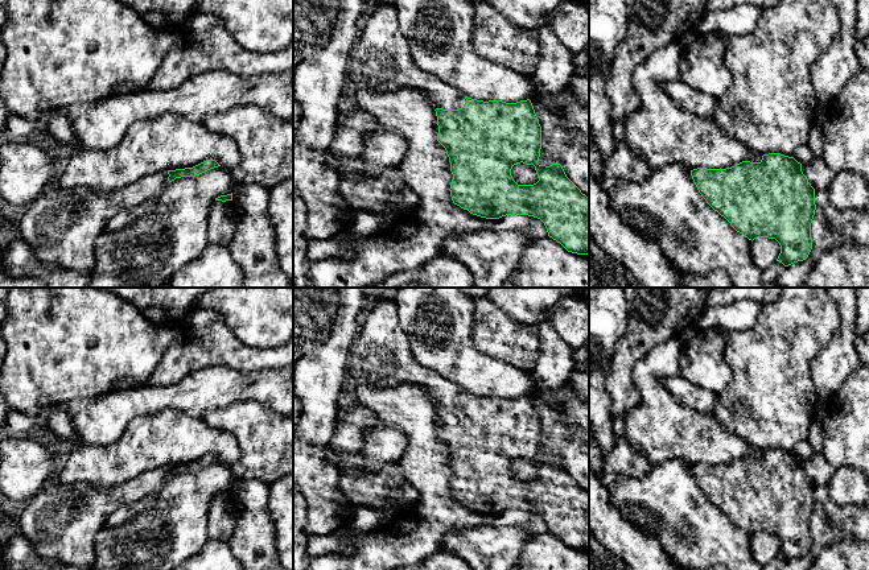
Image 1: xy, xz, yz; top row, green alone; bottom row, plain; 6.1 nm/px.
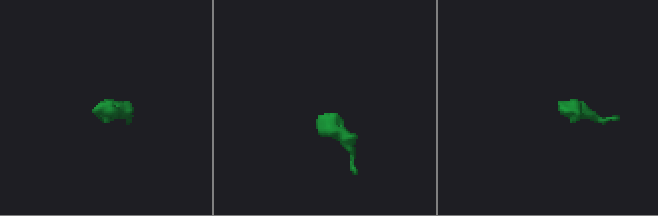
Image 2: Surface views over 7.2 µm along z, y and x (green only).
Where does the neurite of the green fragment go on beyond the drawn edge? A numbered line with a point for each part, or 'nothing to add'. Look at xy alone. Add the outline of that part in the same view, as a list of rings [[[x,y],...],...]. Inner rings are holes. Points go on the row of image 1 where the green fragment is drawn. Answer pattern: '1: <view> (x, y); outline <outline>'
1: xy (61, 226); outline [[[168,172],[145,175],[129,186],[111,193],[86,187],[62,186],[41,193],[22,215],[20,234],[37,259],[62,268],[87,272],[95,265],[95,244],[106,224],[123,208],[155,201],[168,186]]]

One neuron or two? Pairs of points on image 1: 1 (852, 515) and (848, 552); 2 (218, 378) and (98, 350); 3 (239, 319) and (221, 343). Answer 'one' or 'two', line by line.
1: two
2: two
3: two

